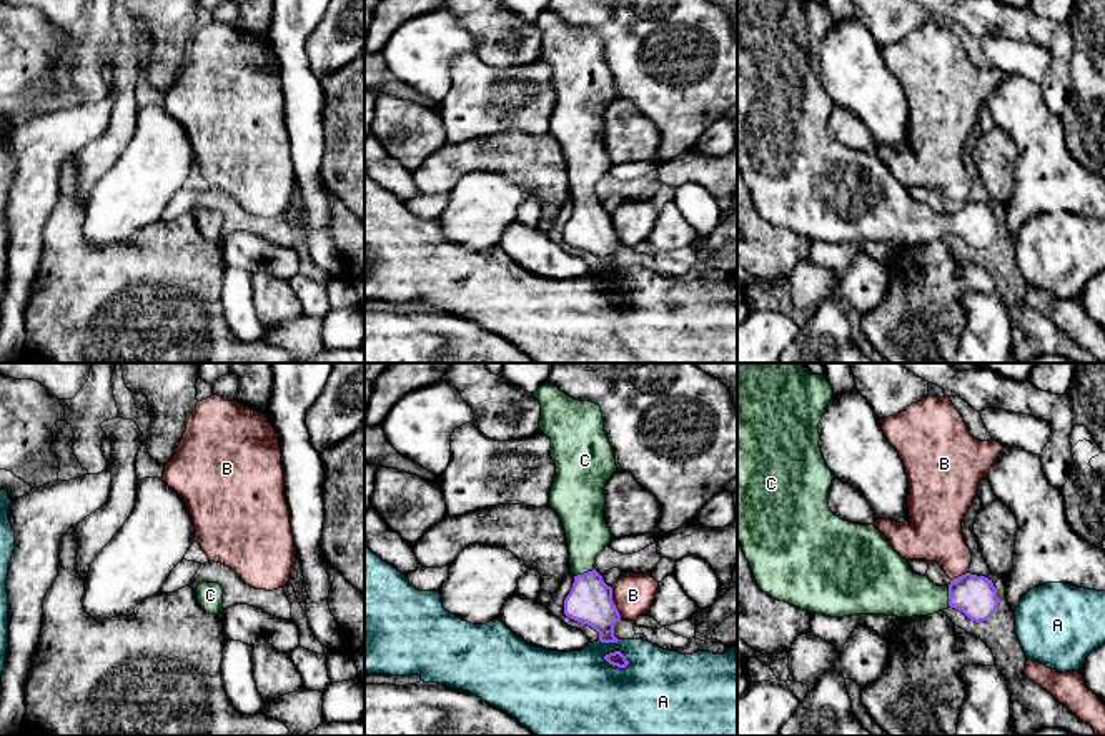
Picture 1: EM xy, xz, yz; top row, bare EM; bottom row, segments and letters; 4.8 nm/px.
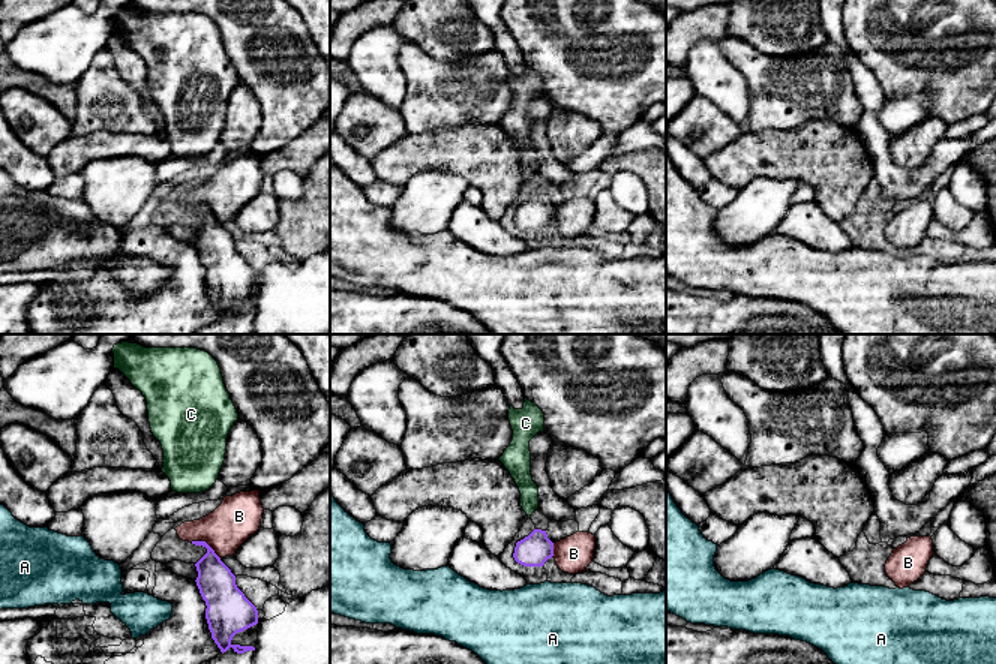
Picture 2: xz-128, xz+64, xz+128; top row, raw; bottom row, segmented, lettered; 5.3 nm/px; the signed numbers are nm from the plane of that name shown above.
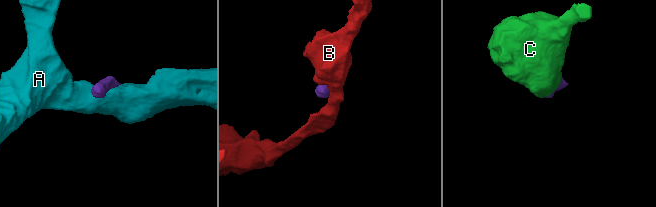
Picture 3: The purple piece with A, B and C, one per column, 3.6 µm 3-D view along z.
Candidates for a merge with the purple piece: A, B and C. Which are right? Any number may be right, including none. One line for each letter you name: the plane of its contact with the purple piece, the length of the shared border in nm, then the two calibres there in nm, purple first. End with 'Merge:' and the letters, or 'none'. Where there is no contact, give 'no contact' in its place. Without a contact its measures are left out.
C: meets purple in xz; contact 110 nm long; 220 nm thick on the purple side, 200 nm on the other
Merge: C

